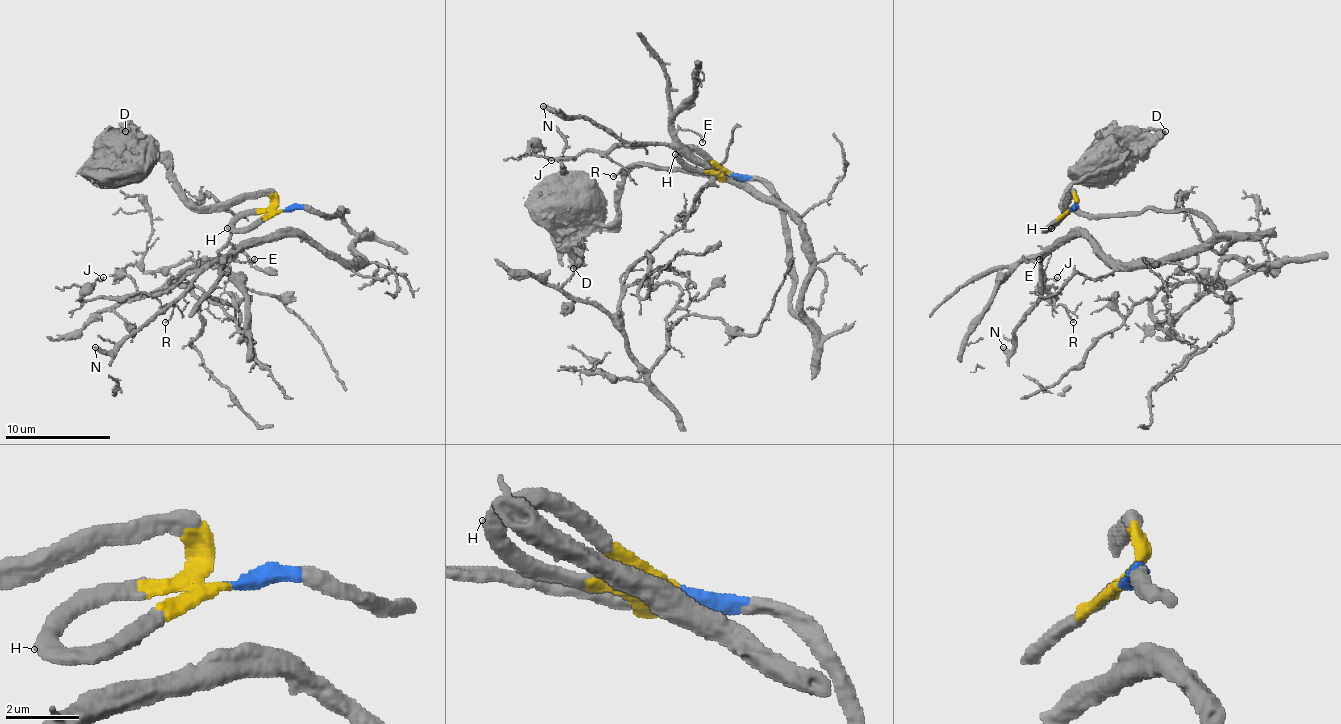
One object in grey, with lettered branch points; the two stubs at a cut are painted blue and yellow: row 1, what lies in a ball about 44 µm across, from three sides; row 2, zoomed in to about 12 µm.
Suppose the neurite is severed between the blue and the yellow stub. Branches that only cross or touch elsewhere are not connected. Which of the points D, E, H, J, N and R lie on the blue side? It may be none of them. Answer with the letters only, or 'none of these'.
E, J, N, R

